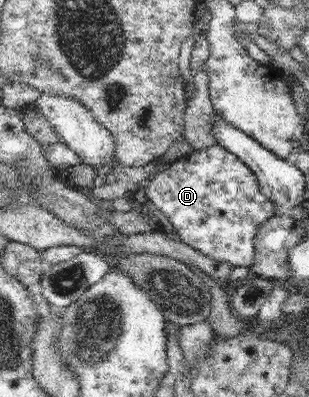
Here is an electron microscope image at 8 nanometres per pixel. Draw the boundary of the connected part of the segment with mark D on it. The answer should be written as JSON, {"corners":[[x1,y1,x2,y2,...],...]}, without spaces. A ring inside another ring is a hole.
{"corners":[[219,143,170,163,165,170,155,173,144,191,171,221,179,240,233,267,251,268,257,228,275,215,275,205,259,189,255,173]]}

